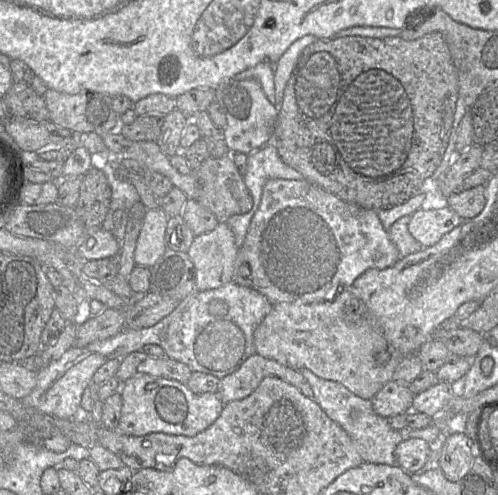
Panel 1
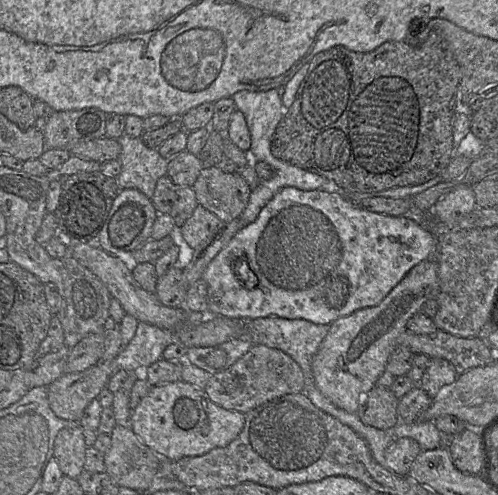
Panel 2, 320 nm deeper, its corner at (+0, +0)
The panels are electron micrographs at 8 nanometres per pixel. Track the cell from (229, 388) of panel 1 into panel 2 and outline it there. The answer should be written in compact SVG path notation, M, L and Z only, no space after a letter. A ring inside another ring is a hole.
M253 345L227 370L210 375L204 388L216 405L244 414L276 397L303 390L304 378L300 366L286 353L264 345Z

